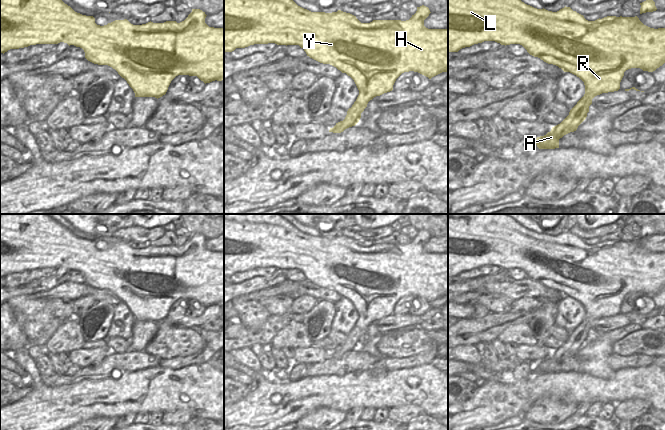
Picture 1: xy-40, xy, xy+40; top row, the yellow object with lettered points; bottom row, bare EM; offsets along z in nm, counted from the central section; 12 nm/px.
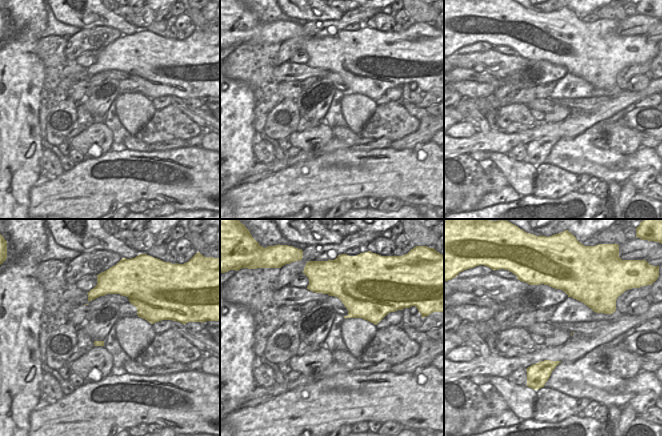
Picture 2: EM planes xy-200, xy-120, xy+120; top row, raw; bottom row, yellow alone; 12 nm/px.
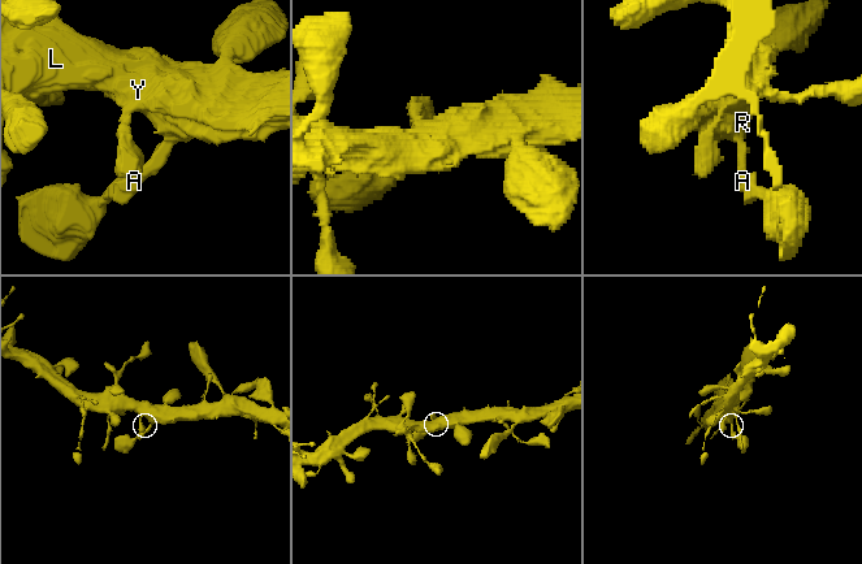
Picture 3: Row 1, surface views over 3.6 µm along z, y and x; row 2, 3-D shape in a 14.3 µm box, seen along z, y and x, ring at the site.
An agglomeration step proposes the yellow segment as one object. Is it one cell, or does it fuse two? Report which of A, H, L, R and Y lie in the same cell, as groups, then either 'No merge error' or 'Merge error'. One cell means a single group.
Groups: A H L R Y. No merge error

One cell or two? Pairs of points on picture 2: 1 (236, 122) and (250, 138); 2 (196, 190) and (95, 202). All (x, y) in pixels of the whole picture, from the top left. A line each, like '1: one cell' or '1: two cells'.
1: one cell
2: one cell

